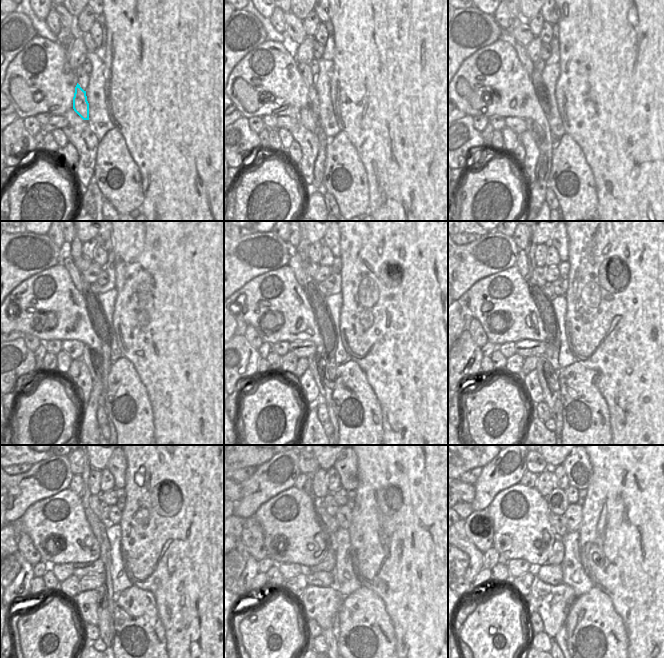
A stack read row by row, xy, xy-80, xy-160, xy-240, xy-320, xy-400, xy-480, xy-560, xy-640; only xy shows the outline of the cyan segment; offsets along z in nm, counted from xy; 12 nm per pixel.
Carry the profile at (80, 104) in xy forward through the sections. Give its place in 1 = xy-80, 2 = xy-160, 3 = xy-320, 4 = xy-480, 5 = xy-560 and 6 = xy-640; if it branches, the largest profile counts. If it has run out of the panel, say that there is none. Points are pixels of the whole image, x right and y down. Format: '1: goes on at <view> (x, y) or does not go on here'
1: goes on at xy-80 (307, 117)
2: goes on at xy-160 (531, 126)
3: goes on at xy-320 (318, 374)
4: goes on at xy-480 (103, 625)
5: goes on at xy-560 (332, 645)
6: goes on at xy-640 (555, 648)

